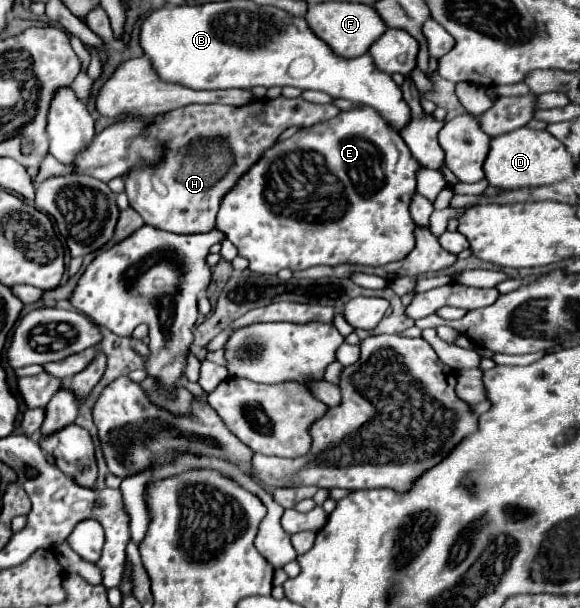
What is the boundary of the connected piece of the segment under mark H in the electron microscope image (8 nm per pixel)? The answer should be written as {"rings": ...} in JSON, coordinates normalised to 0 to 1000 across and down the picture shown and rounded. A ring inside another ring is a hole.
{"rings":[[[478,160],[471,166],[440,163],[422,176],[319,173],[312,179],[291,183],[284,186],[284,199],[278,199],[278,225],[284,225],[284,235],[291,238],[291,258],[284,258],[284,271],[278,271],[278,278],[243,278],[243,285],[222,285],[222,291],[216,291],[216,317],[222,324],[222,337],[247,357],[250,370],[260,370],[267,377],[316,387],[357,383],[371,373],[371,354],[378,347],[384,321],[391,321],[412,298],[412,291],[429,281],[436,268],[443,268],[453,248],[474,238],[478,225],[495,209],[536,209],[543,202],[574,196],[581,186],[588,186],[588,179],[578,173],[540,173],[526,169],[519,160]],[[333,225],[388,225],[388,245],[298,245],[298,238],[326,238]]]}

